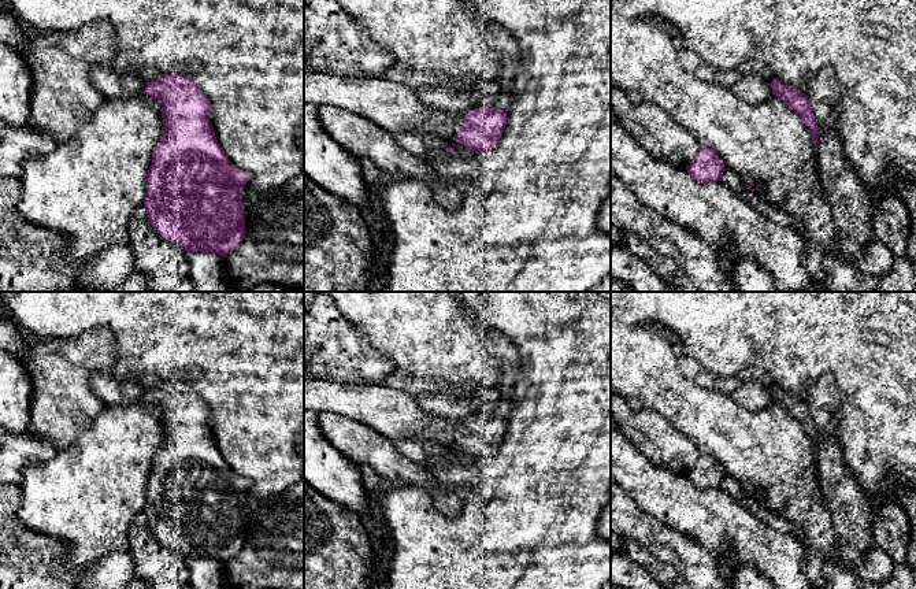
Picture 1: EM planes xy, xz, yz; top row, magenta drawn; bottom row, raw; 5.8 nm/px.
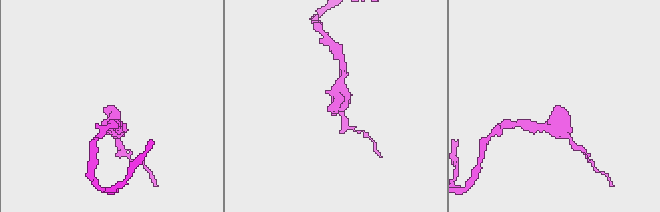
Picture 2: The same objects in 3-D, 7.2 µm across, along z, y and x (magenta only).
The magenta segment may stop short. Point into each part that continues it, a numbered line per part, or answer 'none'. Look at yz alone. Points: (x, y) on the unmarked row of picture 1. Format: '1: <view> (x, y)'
1: yz (752, 395)

